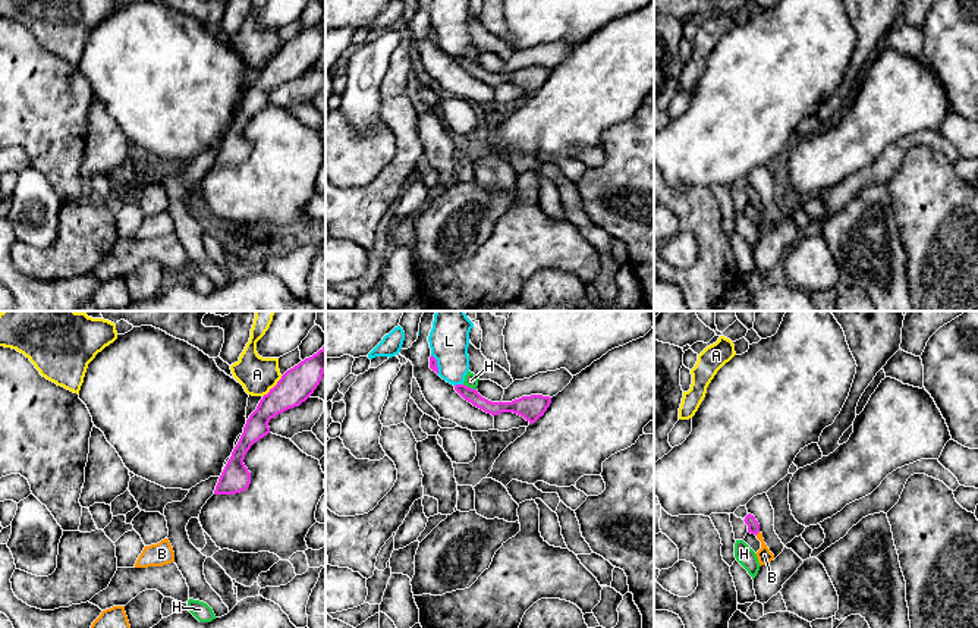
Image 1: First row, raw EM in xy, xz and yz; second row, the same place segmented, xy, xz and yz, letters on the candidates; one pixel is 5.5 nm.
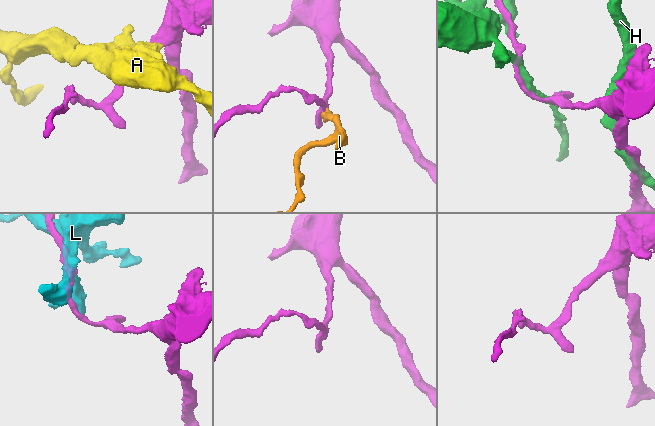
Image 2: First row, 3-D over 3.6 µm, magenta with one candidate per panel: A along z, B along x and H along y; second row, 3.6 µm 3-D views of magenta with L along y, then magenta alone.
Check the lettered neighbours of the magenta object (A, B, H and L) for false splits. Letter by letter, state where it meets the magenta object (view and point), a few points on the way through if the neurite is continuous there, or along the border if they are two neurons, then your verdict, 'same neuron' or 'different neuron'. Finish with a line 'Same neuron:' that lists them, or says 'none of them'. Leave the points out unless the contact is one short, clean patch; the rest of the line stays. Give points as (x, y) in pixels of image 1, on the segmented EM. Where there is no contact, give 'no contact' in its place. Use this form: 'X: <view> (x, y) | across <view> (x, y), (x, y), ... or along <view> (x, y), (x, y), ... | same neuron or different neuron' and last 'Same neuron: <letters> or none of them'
A: xy (274, 386) | along xy (282, 376), (263, 396) | different neuron
B: yz (757, 533) | across yz (749, 520), (757, 533), (763, 543), (764, 555) | same neuron
H: xz (469, 388) | different neuron
L: xz (458, 385) | different neuron
Same neuron: B

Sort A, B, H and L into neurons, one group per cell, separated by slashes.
A / B / H / L

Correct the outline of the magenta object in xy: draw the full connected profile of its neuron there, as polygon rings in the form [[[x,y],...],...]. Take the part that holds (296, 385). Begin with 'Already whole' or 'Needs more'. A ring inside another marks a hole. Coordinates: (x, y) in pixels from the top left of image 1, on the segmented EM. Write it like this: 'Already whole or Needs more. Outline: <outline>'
Already whole. Outline: [[[326,345],[312,357],[287,370],[277,384],[262,396],[249,415],[243,433],[227,461],[214,494],[236,494],[251,484],[251,472],[243,464],[251,446],[270,433],[268,423],[276,415],[299,406],[320,384],[326,371]]]

